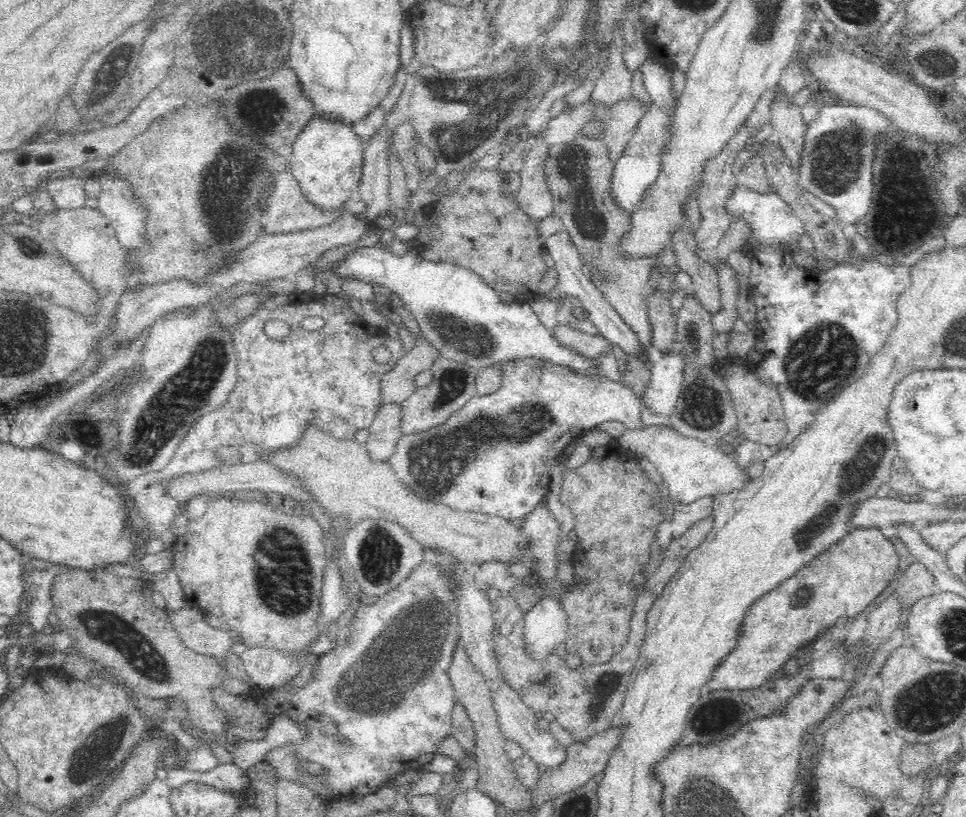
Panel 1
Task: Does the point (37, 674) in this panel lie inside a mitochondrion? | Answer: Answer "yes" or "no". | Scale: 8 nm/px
no

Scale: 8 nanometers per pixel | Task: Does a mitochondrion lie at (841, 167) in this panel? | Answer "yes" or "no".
yes

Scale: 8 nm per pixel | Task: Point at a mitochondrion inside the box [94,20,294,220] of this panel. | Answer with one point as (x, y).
(116, 61)

